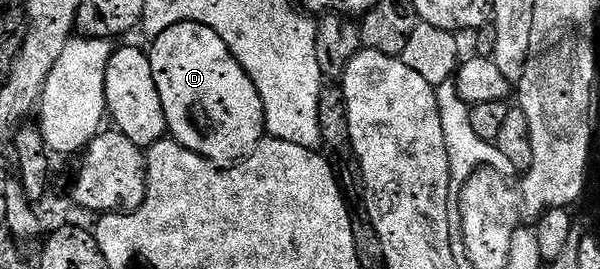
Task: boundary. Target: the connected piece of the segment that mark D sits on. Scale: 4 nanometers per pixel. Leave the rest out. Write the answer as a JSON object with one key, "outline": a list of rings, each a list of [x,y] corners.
{"outline":[[[179,22],[163,30],[163,34],[152,37],[151,44],[153,48],[148,49],[151,74],[163,102],[168,135],[187,150],[218,166],[232,166],[251,155],[258,142],[267,136],[263,98],[259,98],[259,90],[255,90],[255,82],[251,82],[247,70],[243,70],[231,50],[227,50],[223,38],[202,24]]]}

